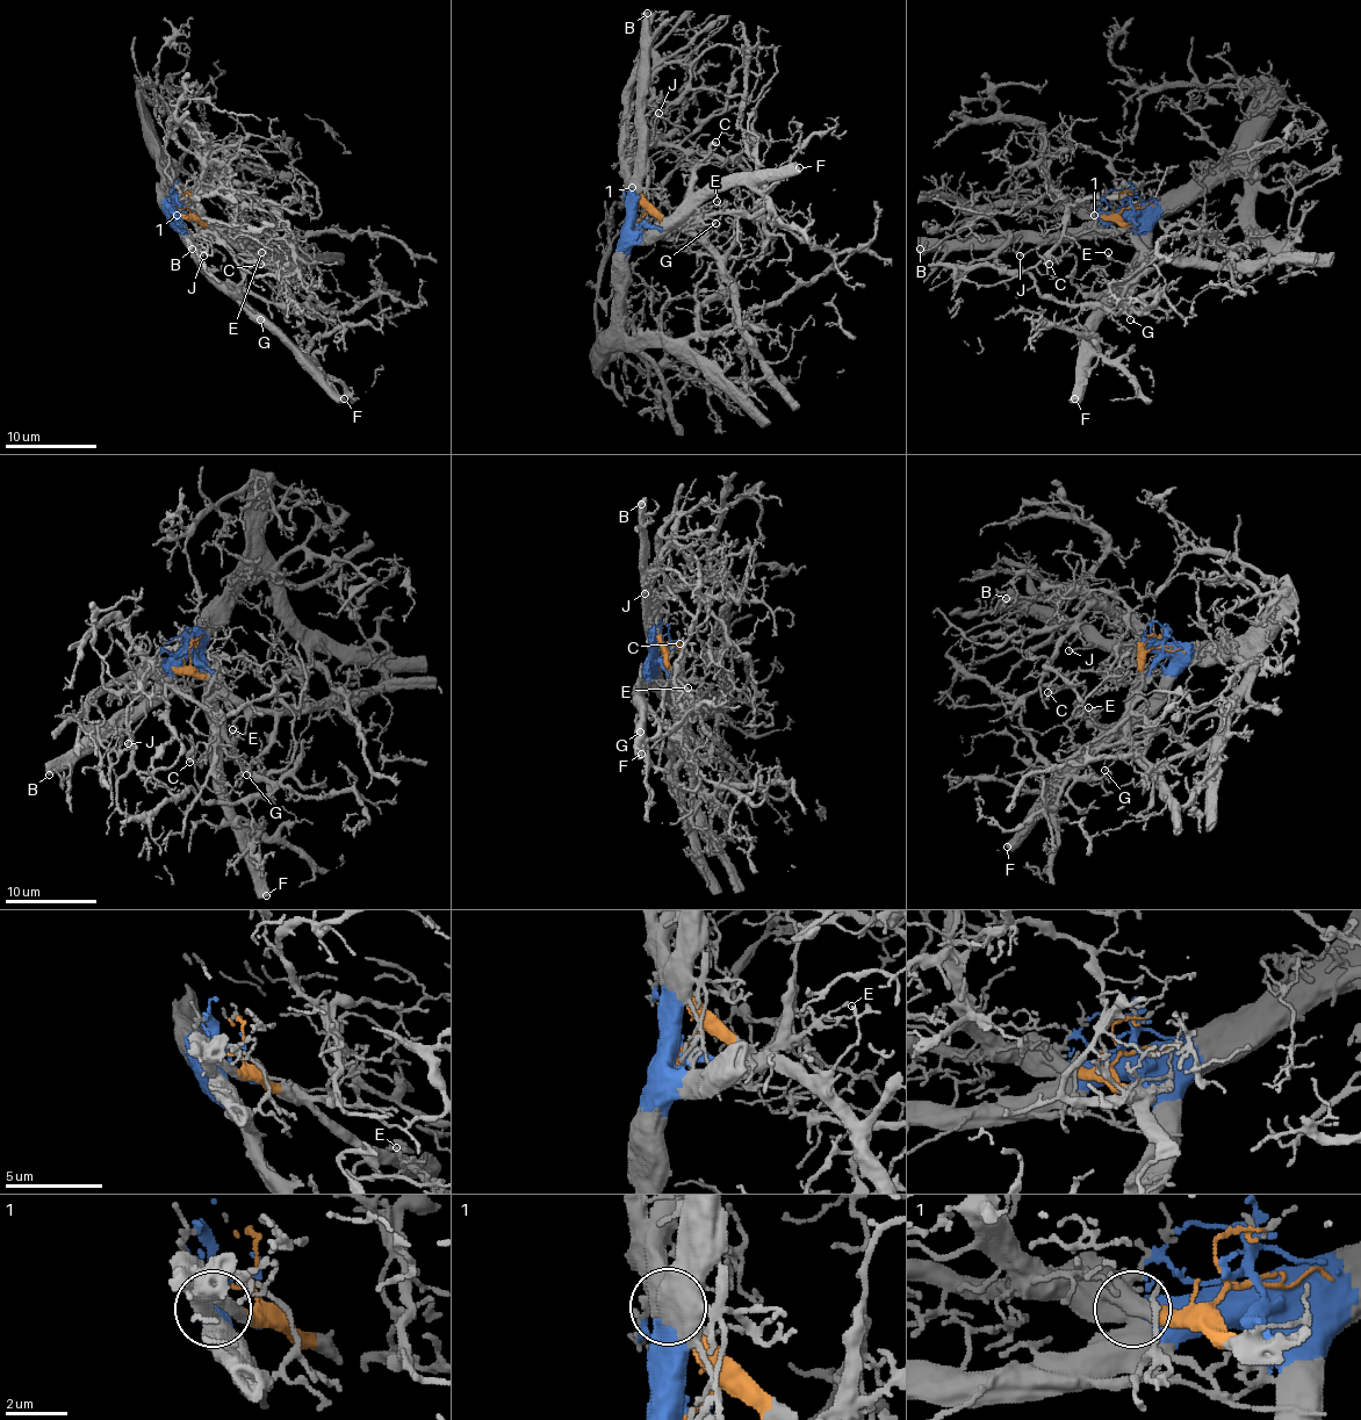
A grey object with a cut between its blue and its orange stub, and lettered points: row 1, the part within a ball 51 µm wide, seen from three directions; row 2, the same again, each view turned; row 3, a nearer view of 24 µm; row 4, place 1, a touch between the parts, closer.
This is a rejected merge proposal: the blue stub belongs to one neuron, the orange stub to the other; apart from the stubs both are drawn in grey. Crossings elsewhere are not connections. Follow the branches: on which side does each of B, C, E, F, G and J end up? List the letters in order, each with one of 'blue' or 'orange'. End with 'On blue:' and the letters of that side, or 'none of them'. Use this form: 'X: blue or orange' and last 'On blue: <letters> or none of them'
B: blue
C: blue
E: orange
F: blue
G: orange
J: blue
On blue: B, C, F, J

